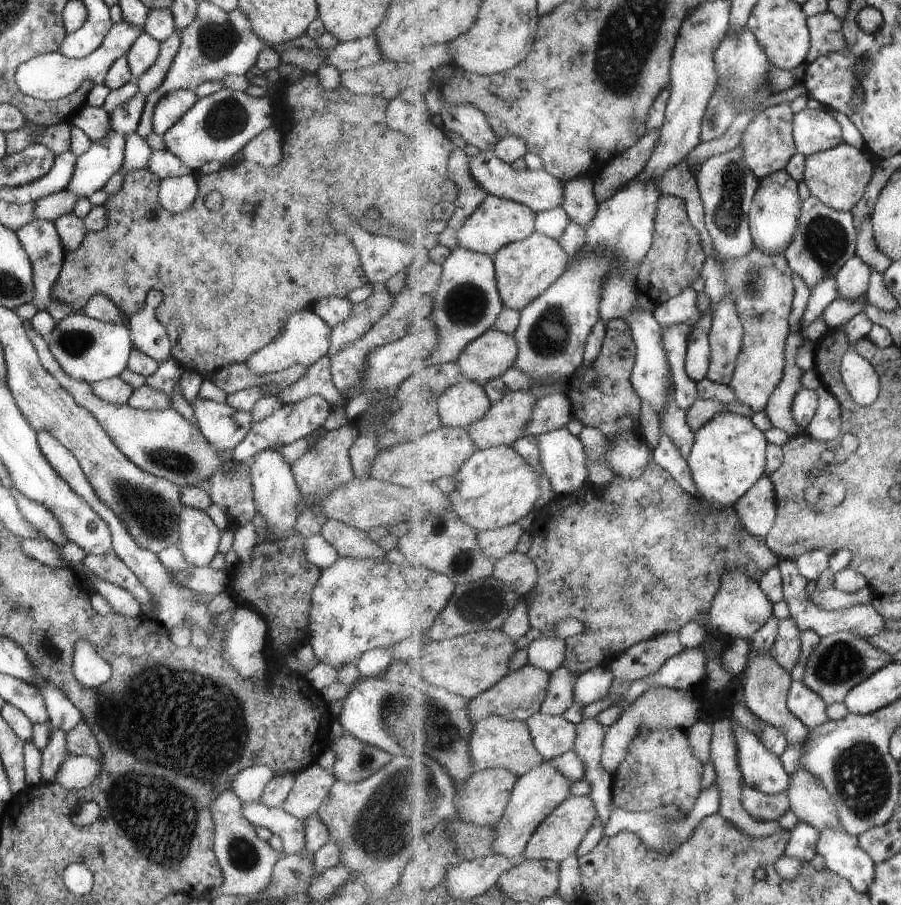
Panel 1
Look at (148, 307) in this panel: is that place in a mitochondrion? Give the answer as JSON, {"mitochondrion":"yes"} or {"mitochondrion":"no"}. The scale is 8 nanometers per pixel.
{"mitochondrion":"no"}

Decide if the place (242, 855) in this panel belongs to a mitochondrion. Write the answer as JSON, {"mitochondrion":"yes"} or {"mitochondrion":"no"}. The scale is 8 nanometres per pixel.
{"mitochondrion":"yes"}

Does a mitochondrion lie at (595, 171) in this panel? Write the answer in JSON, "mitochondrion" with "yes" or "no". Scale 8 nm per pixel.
{"mitochondrion":"no"}

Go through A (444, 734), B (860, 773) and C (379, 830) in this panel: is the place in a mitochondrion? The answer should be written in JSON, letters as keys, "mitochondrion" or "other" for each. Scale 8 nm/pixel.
{"A":"mitochondrion","B":"mitochondrion","C":"mitochondrion"}

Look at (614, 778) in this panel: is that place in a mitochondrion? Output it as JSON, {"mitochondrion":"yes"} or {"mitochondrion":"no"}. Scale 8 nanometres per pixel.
{"mitochondrion":"no"}

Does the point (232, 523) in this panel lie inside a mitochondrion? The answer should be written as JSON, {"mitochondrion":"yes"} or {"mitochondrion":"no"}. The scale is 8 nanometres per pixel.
{"mitochondrion":"no"}

